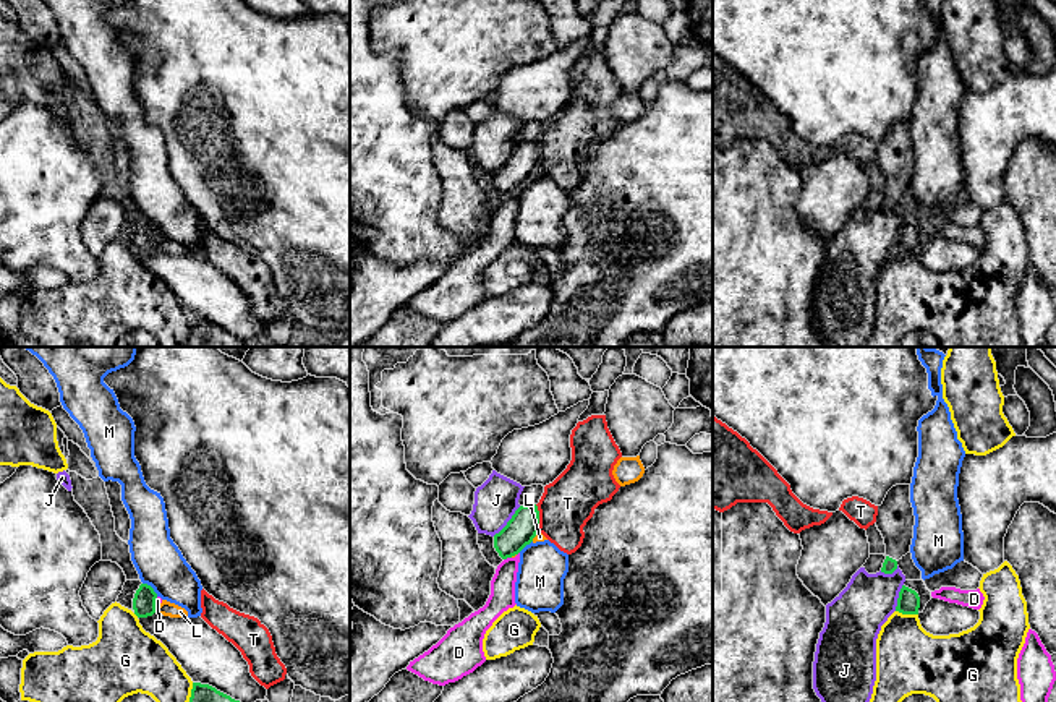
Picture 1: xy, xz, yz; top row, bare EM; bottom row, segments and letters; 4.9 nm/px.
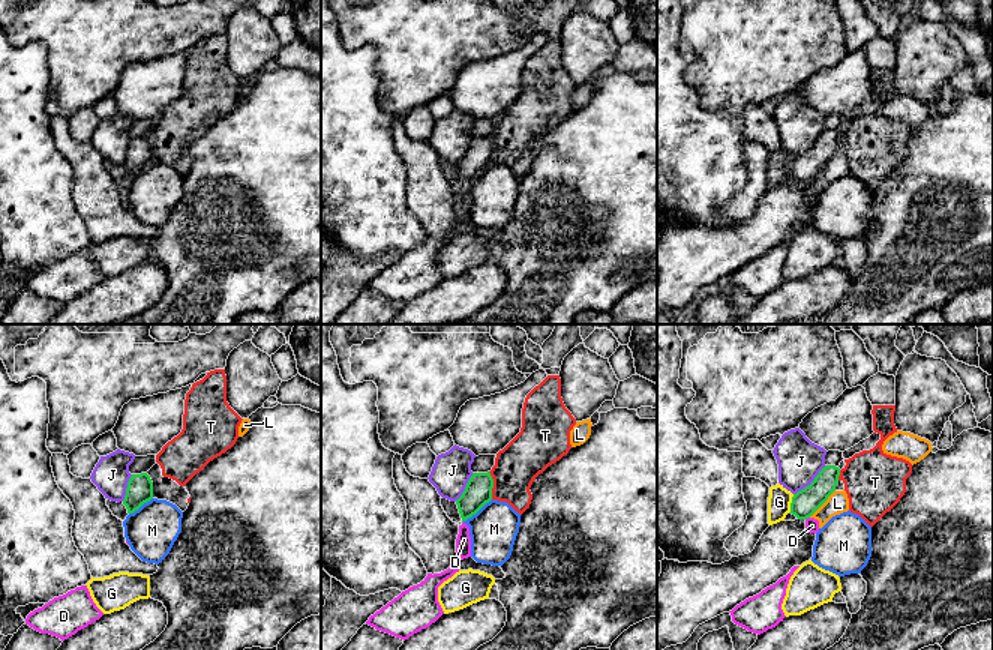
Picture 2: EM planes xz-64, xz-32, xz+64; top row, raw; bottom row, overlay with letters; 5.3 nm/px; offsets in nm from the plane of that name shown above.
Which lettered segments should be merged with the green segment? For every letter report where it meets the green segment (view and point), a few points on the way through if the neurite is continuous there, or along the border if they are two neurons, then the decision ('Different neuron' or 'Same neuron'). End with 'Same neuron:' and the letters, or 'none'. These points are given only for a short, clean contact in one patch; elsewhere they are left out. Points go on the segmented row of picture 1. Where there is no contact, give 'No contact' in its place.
D: Touches green at xz (507, 556). Boundary: xz (510, 556), (504, 560). Different neuron
G: Touches green at yz (907, 613). Different neuron
J: Touches green at xz (507, 522). Different neuron
L: Touches green at xy (154, 610). Different neuron
M: Touches green at xy (151, 587). Different neuron
T: Touches green at xz (538, 519). Different neuron
Same neuron: none

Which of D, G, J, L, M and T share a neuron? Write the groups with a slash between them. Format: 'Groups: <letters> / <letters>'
Groups: D L / G / J / M / T

